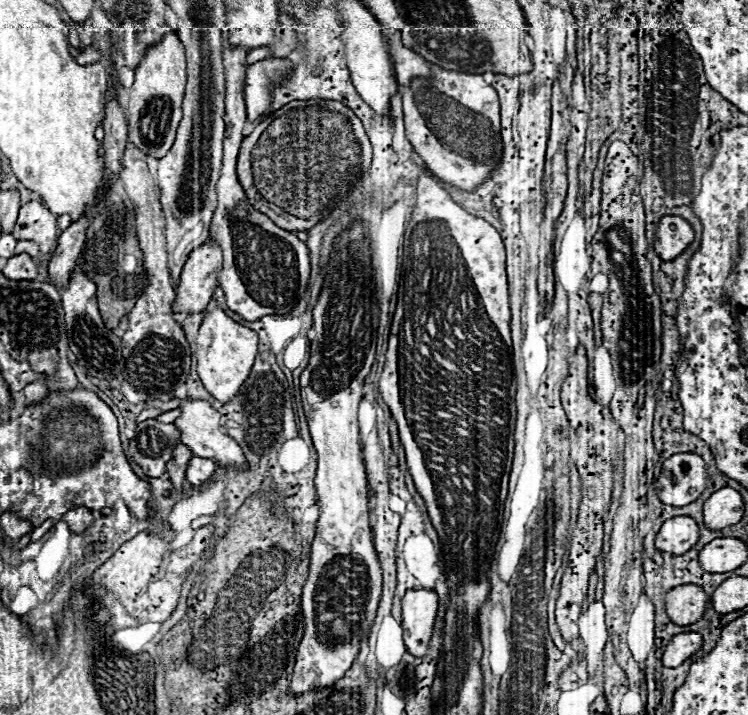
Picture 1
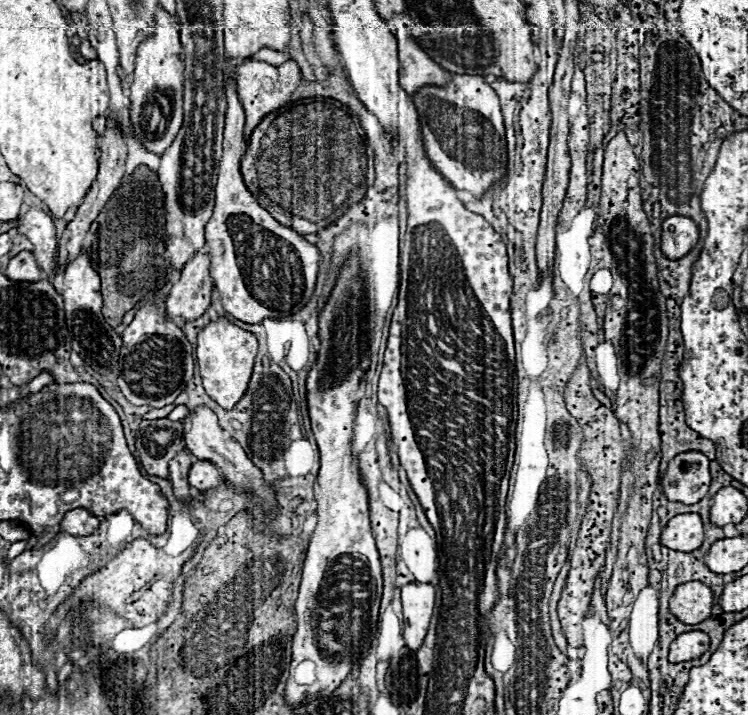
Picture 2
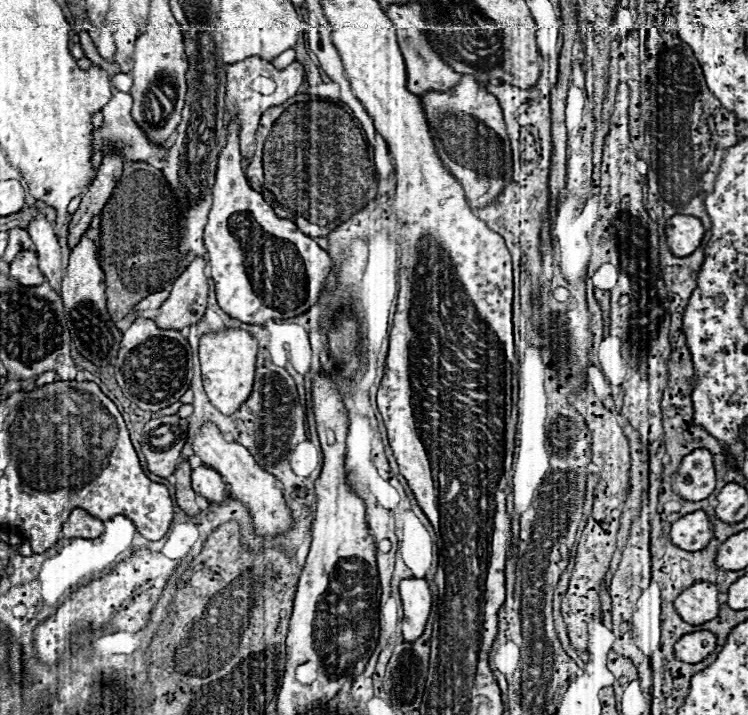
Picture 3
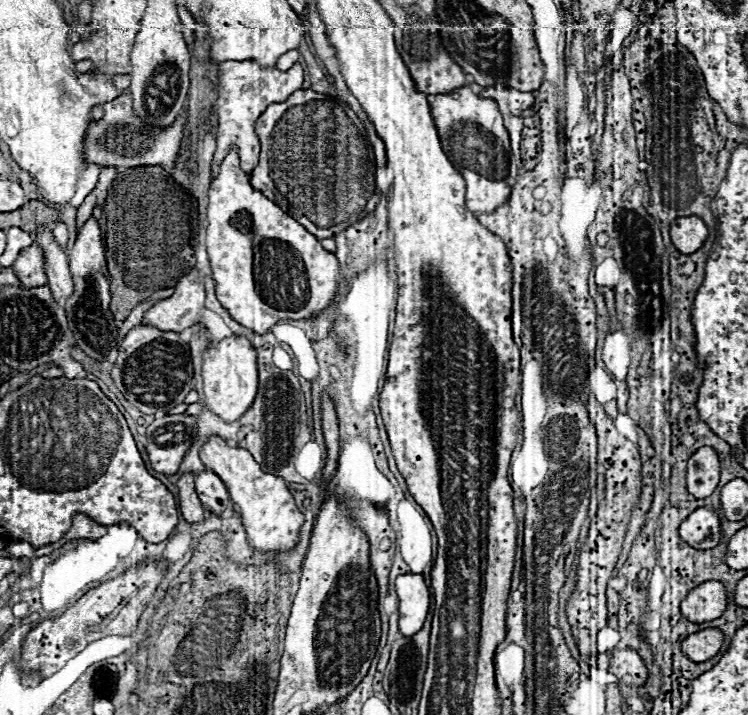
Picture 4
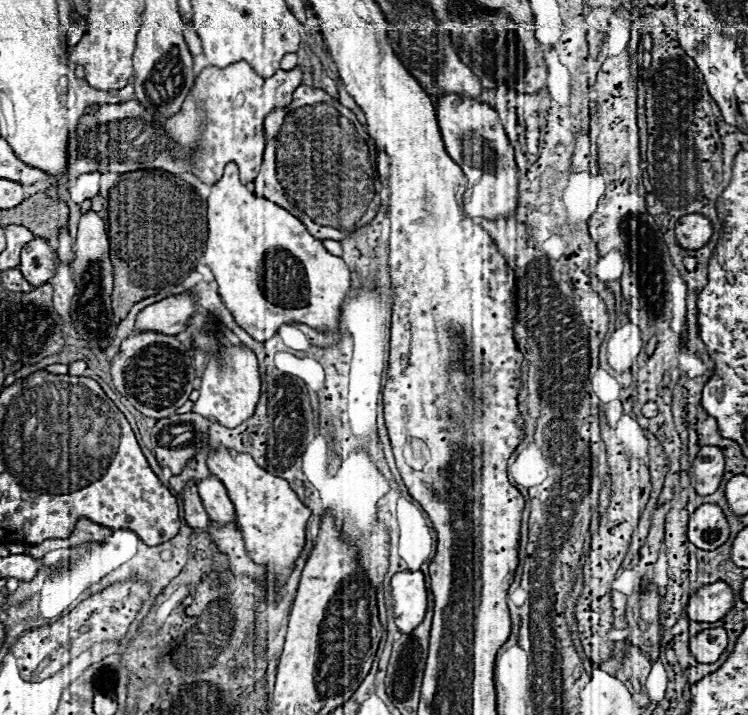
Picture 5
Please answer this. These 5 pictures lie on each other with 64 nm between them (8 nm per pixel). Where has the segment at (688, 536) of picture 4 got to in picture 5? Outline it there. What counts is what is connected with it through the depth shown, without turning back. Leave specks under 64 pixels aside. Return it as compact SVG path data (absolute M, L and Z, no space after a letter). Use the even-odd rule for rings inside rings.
M702 504L688 520L686 536L694 546L702 550L718 548L728 540L728 534L730 530L726 516L716 504Z

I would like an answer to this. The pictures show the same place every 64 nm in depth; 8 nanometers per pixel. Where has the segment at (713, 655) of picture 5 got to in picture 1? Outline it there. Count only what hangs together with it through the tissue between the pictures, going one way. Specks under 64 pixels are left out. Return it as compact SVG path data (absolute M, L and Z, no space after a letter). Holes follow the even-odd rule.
M682 632L682 634L676 634L668 646L664 648L664 654L662 654L662 664L666 668L676 668L680 666L686 658L690 658L690 654L694 654L696 650L700 650L702 646L702 636L696 634L696 632Z

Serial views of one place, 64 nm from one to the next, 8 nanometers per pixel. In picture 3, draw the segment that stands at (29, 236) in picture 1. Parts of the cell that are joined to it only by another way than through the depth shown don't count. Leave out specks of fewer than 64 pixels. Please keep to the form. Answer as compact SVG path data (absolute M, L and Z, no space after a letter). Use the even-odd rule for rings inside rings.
M36 214L28 222L26 232L34 240L36 254L38 254L38 262L40 262L40 268L42 268L46 280L52 284L52 288L56 288L56 292L60 292L60 280L64 276L64 270L62 270L60 244L56 240L54 226L46 220L46 216Z

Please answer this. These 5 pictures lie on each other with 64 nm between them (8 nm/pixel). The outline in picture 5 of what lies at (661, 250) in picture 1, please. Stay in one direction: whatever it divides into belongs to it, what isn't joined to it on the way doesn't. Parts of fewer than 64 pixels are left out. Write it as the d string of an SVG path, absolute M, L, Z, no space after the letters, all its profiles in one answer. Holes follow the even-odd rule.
M700 214L682 216L674 226L674 234L684 250L698 250L710 240L712 226L710 220Z

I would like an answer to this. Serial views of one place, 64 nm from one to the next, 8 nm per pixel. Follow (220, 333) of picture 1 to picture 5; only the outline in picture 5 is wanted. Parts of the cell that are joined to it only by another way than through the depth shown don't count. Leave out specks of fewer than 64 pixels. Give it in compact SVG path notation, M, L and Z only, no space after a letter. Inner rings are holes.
M222 346L216 354L210 356L206 364L200 386L200 398L194 404L192 412L202 416L214 416L224 426L234 428L236 424L242 424L244 420L248 420L248 416L252 416L258 398L260 398L260 370L256 354L246 346Z

